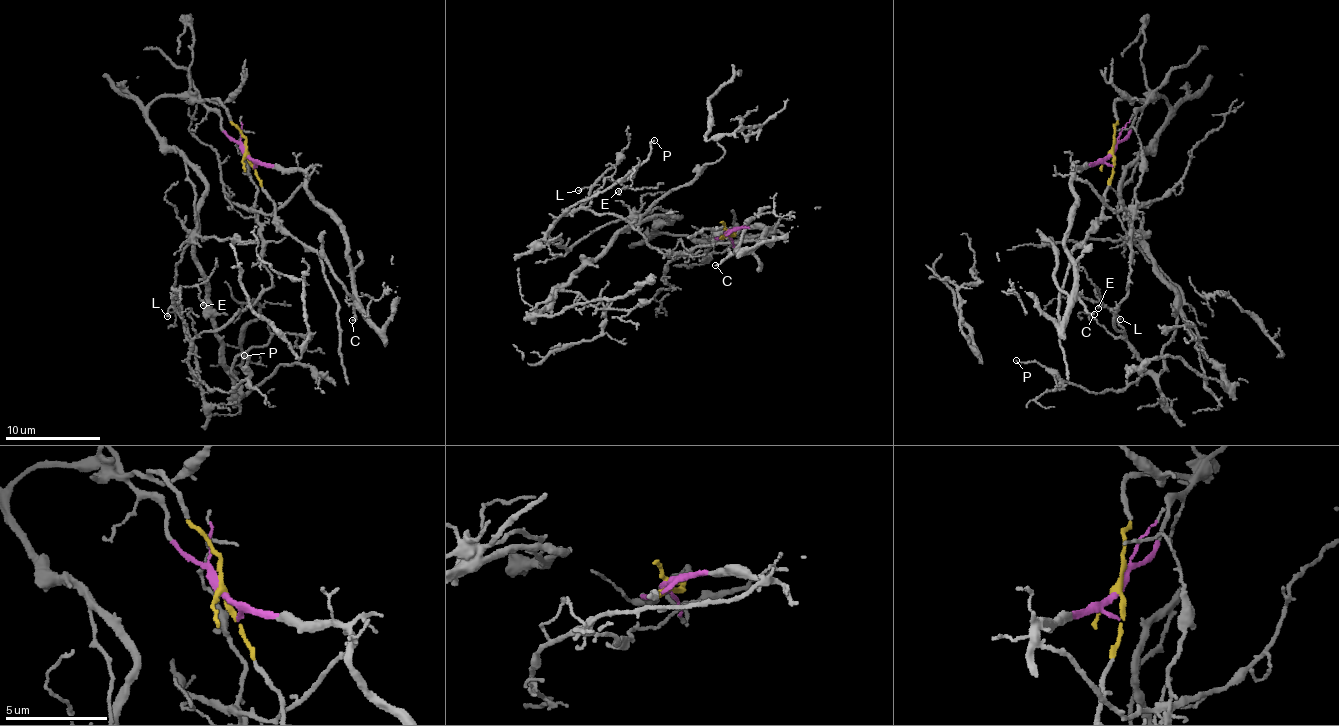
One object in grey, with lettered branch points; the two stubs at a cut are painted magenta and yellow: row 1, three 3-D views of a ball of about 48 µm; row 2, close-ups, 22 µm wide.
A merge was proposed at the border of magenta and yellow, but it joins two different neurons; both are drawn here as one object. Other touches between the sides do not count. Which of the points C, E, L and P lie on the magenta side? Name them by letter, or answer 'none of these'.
C

